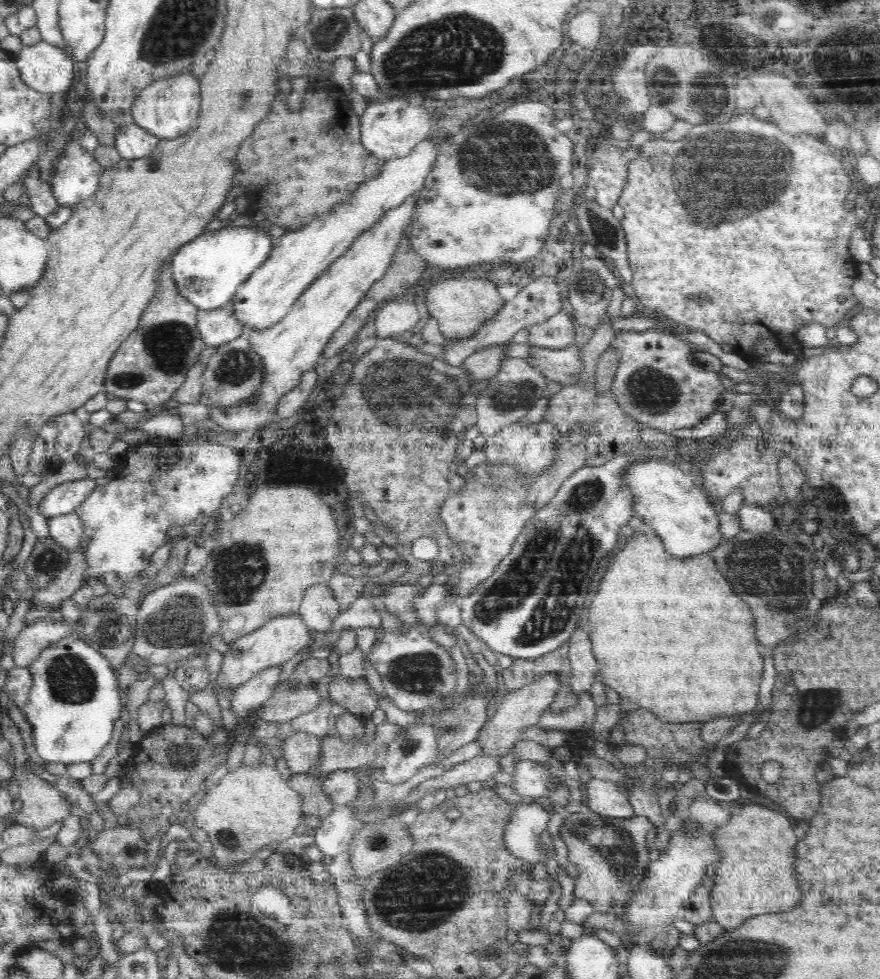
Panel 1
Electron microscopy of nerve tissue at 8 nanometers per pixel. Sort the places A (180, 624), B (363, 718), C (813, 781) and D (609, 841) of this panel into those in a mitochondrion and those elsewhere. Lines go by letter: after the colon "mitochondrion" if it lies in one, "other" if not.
A: mitochondrion
B: other
C: other
D: mitochondrion

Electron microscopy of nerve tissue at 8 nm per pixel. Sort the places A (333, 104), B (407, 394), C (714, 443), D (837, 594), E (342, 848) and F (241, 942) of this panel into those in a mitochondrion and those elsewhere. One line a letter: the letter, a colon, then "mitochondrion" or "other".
A: other
B: mitochondrion
C: other
D: other
E: other
F: mitochondrion

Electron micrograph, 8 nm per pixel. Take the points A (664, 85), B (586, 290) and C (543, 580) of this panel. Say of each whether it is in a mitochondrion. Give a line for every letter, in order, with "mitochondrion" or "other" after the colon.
A: mitochondrion
B: mitochondrion
C: mitochondrion

